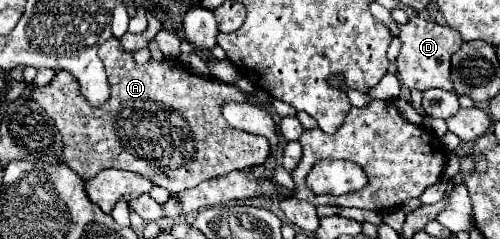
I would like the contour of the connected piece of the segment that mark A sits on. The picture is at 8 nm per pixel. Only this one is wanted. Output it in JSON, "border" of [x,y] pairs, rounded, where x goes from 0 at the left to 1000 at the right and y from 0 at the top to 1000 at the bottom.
{"border":[[[222,159],[198,201],[198,234],[214,285],[214,326],[222,360],[222,410],[200,452],[180,444],[160,385],[152,326],[130,297],[110,310],[110,326],[86,368],[62,385],[66,418],[86,444],[86,460],[106,494],[110,527],[126,569],[126,661],[138,703],[146,703],[166,753],[186,745],[198,711],[242,703],[298,736],[310,778],[338,795],[342,812],[390,787],[406,753],[458,728],[470,703],[522,695],[538,653],[538,586],[530,569],[494,561],[450,510],[442,485],[446,418],[494,418],[478,368],[446,351],[422,326],[398,326],[378,310],[354,251],[298,251],[290,276],[266,259],[262,218],[238,201],[238,167]]]}

